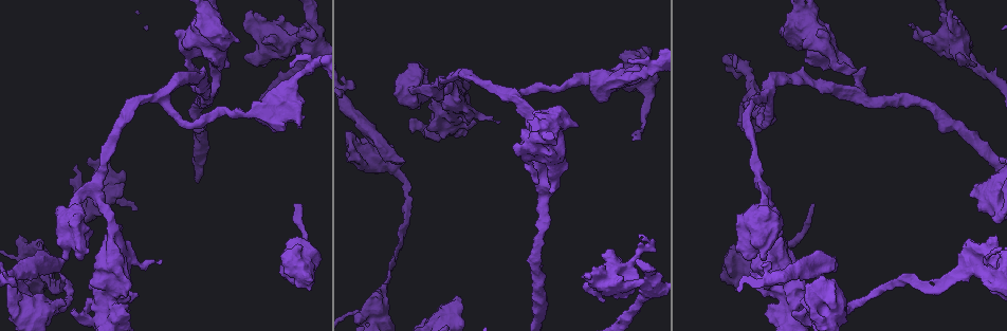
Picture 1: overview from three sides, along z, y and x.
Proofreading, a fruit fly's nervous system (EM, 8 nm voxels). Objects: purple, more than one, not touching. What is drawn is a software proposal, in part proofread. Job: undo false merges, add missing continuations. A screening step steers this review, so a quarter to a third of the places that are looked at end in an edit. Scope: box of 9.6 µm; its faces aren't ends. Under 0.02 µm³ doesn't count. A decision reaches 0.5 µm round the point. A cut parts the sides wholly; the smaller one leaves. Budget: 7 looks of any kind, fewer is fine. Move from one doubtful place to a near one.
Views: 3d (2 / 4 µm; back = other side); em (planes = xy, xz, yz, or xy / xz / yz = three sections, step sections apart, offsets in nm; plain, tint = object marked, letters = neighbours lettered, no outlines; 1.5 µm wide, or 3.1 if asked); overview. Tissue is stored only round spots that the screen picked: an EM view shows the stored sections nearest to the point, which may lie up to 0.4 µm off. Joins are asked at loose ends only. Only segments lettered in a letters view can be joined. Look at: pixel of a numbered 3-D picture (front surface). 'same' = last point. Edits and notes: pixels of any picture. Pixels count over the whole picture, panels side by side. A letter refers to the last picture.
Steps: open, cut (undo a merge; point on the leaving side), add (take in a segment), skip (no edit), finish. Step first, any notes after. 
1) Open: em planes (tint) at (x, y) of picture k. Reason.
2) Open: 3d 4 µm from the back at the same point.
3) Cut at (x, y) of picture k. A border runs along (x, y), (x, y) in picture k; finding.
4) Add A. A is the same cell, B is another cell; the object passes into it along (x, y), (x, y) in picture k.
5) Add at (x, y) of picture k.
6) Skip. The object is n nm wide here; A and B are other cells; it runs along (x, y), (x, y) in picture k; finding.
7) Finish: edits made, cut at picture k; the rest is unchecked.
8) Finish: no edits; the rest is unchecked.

Open: 3d 2 µm at (644, 281) of picture 1. Touches itself.

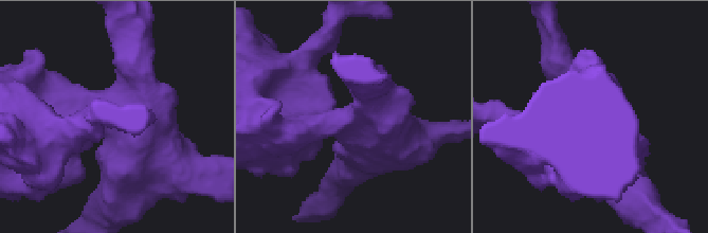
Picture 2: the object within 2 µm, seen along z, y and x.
Open: em xy step 8 (letters) at (354, 121) of picture 2. 3 arms meet here; the arms are 240, 380, 650 nm wide.

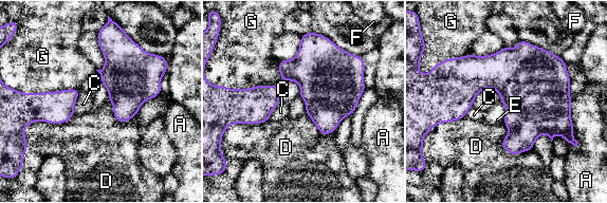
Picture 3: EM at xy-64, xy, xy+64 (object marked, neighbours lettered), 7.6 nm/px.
Skip. A, C, D, E, F and G are other cells; one neuron here.

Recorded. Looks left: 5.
Open: 3d 4 µm at (813, 202) of picture 1. An open end.

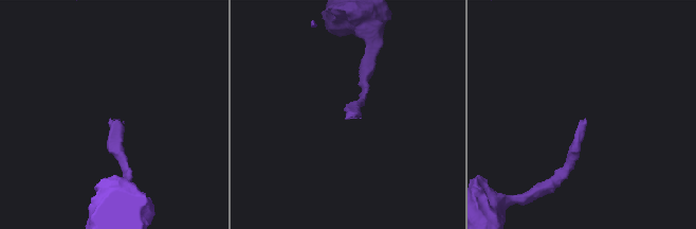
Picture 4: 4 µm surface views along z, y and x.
Open: em planes (letters) at (586, 120) of picture 4. Now the EM.

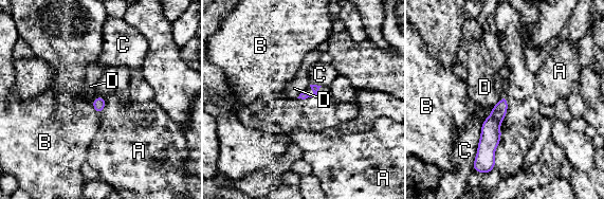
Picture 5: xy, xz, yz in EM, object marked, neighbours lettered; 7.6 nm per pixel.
Skip. The longest contact is with C, 340 nm; A, B, C and D are other cells; a border runs along (501, 132), (495, 150), (494, 167) in picture 5; none of them fits.

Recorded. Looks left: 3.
Open: em xz step 8 (tint) at (309, 280) of picture 1. Thick end.

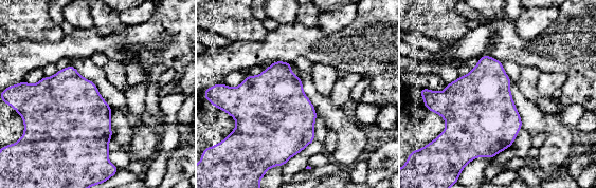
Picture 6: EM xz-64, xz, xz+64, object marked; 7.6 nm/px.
Open: em planes (letters) at the same point. Cut it another way.

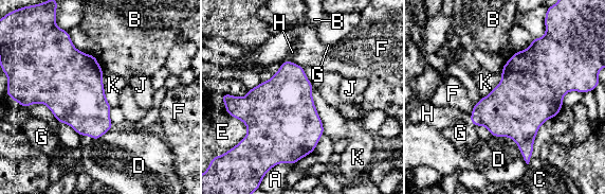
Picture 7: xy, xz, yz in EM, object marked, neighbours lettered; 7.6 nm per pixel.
Add H. H is the same cell, A, B, C, D, E, F, G, J and K are other cells; the object passes into it along (502, 111), (471, 119), (439, 118) in picture 7; the neuron continues.

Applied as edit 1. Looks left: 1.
Finish: edits made, add at picture 7; the rest is unchecked.

